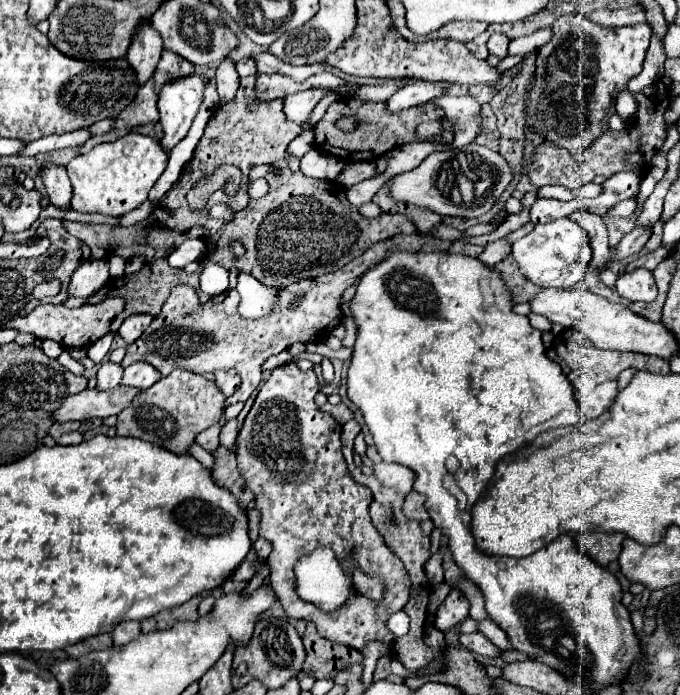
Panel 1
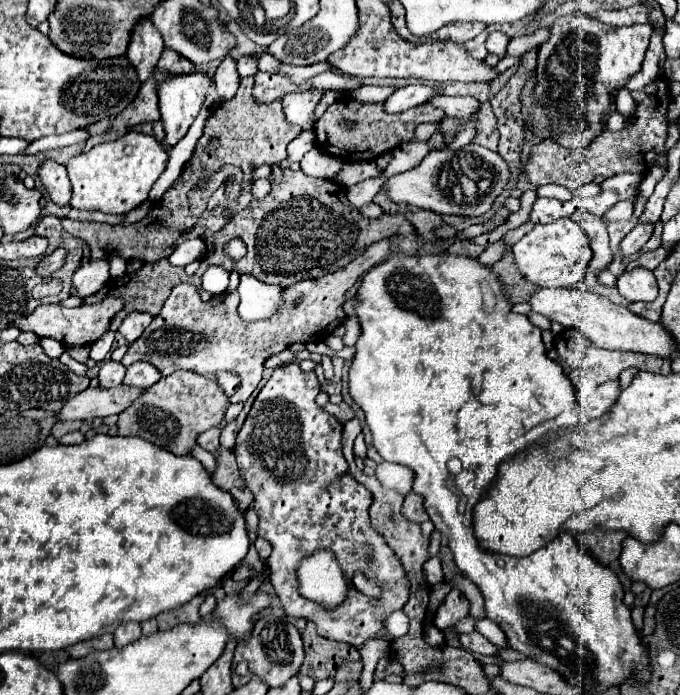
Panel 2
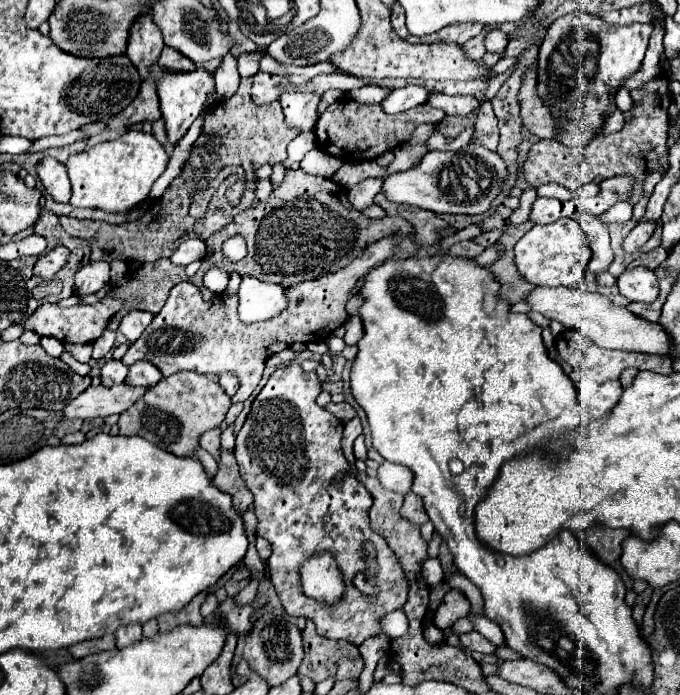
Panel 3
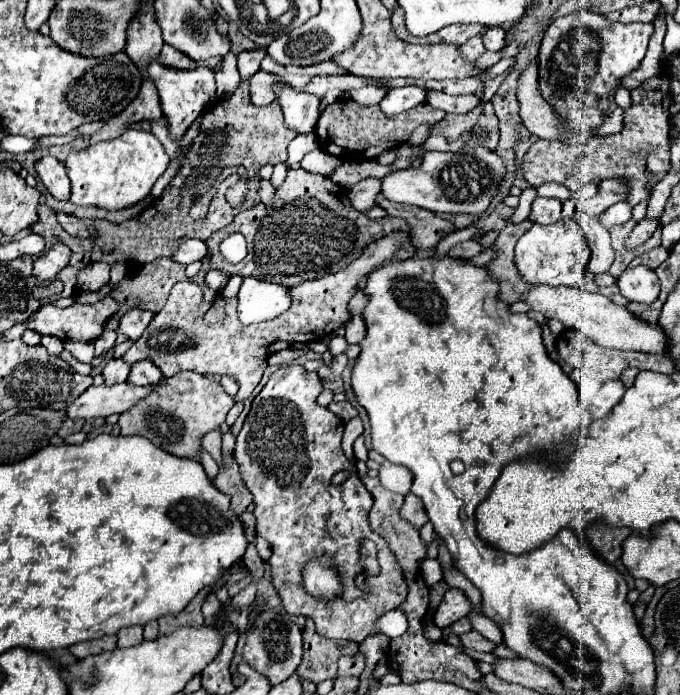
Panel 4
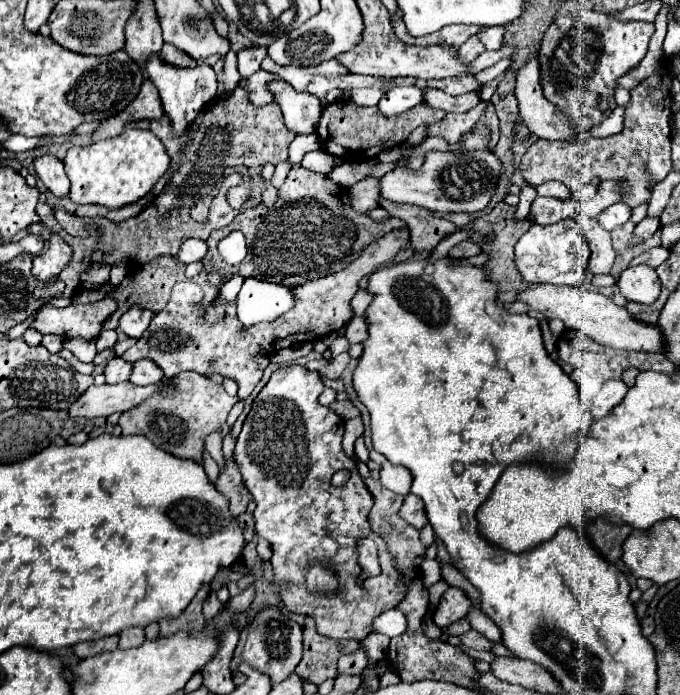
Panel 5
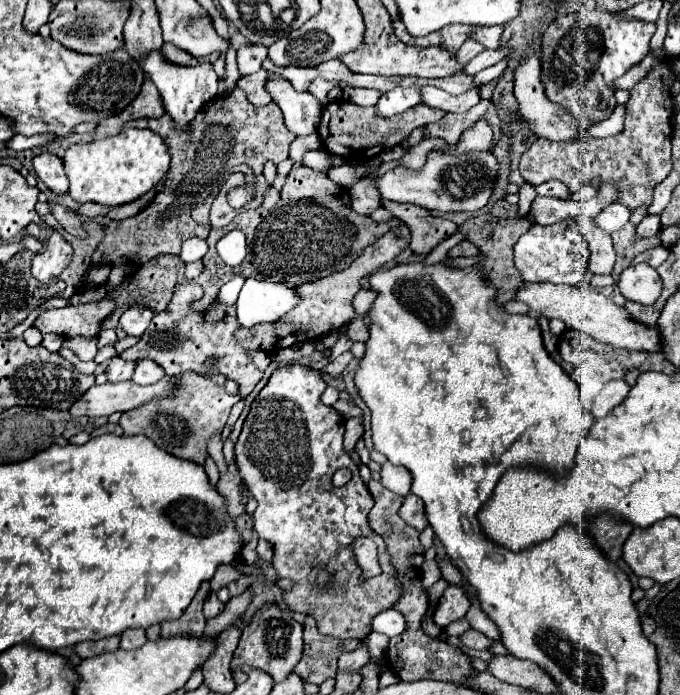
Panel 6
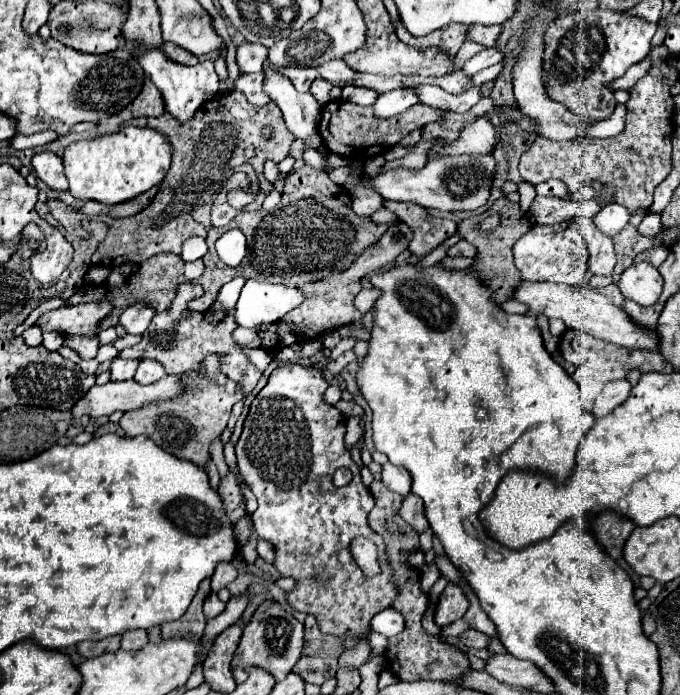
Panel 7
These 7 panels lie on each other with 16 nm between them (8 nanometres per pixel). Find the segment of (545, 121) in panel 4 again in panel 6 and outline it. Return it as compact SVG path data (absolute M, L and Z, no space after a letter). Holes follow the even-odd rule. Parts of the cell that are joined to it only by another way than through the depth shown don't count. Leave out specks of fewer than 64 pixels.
M540 40L534 42L534 50L528 52L528 58L524 60L522 66L516 68L516 82L514 82L514 96L520 104L520 116L522 120L528 122L530 130L540 136L540 138L548 138L548 140L572 140L578 132L576 132L576 120L564 112L562 108L556 108L554 102L550 102L544 96L544 88L540 82Z

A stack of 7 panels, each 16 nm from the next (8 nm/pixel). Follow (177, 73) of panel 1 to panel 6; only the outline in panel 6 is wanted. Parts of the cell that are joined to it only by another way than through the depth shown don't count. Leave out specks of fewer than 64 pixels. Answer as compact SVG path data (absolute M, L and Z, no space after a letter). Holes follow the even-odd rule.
M164 44L160 52L162 52L164 60L168 60L172 64L180 64L180 66L196 66L198 64L196 58L188 56L188 52L184 52L184 50L180 50L180 48L172 46L172 44Z

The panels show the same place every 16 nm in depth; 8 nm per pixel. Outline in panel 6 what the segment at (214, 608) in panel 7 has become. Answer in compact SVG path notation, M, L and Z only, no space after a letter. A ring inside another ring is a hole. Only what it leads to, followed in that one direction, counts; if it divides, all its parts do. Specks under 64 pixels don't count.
M210 592L208 598L206 598L206 602L204 602L204 616L210 620L210 618L218 616L222 610L224 610L224 604L218 600L216 592Z

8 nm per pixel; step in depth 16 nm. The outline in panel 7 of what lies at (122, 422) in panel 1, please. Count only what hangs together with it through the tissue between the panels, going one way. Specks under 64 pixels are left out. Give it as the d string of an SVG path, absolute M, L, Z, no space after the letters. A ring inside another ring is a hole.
M184 376L184 388L180 398L174 400L160 400L160 402L152 402L146 404L144 408L138 410L130 410L124 412L124 416L120 418L120 426L126 432L126 436L140 436L146 434L148 438L156 438L154 442L164 448L166 452L190 460L198 466L206 466L210 452L208 452L208 444L220 436L226 428L228 416L232 406L244 398L242 394L242 385L237 383L237 390L234 396L226 394L222 384L214 384L208 380L202 380L198 376Z

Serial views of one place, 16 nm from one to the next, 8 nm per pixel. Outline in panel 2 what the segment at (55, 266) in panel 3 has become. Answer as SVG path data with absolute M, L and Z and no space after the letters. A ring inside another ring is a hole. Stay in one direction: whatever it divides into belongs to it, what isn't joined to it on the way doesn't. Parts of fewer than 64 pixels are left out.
M56 250L54 254L48 254L42 262L40 262L40 266L36 268L36 272L40 272L40 276L44 276L46 280L64 264L64 256L66 256L66 252L64 250Z

